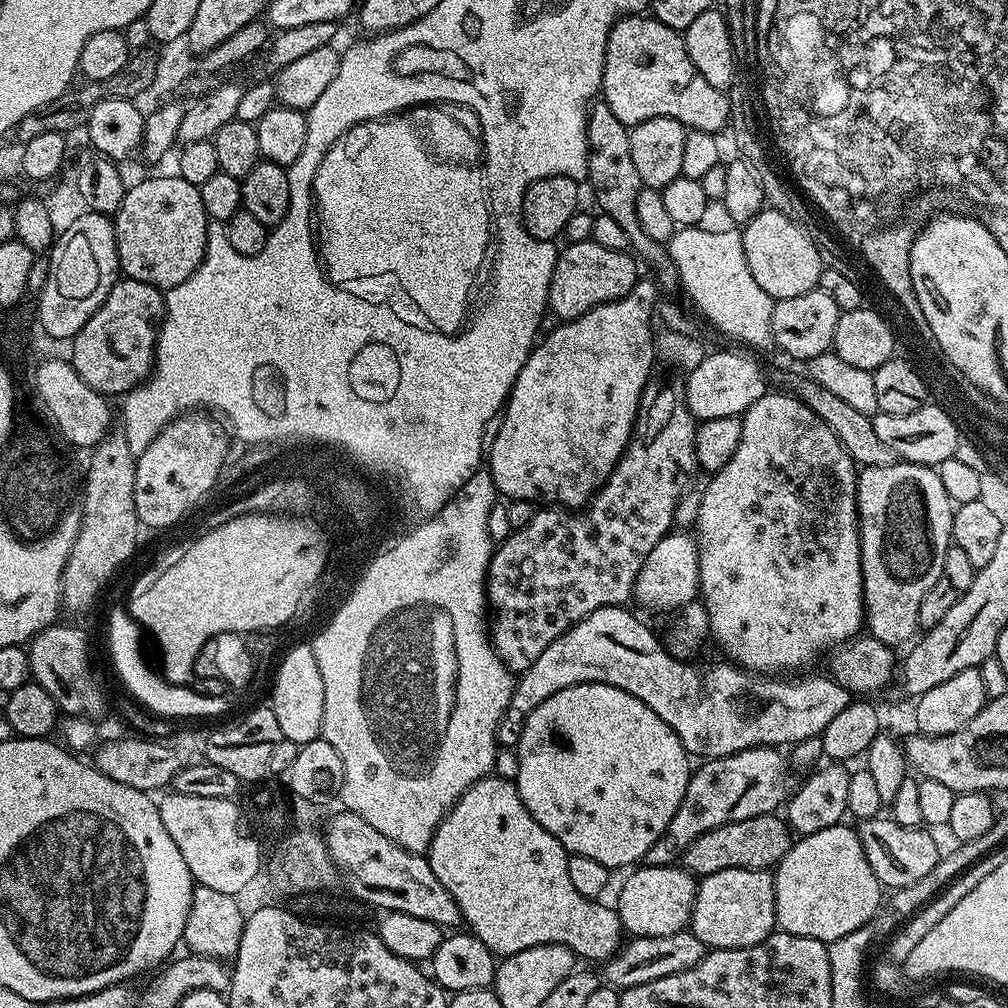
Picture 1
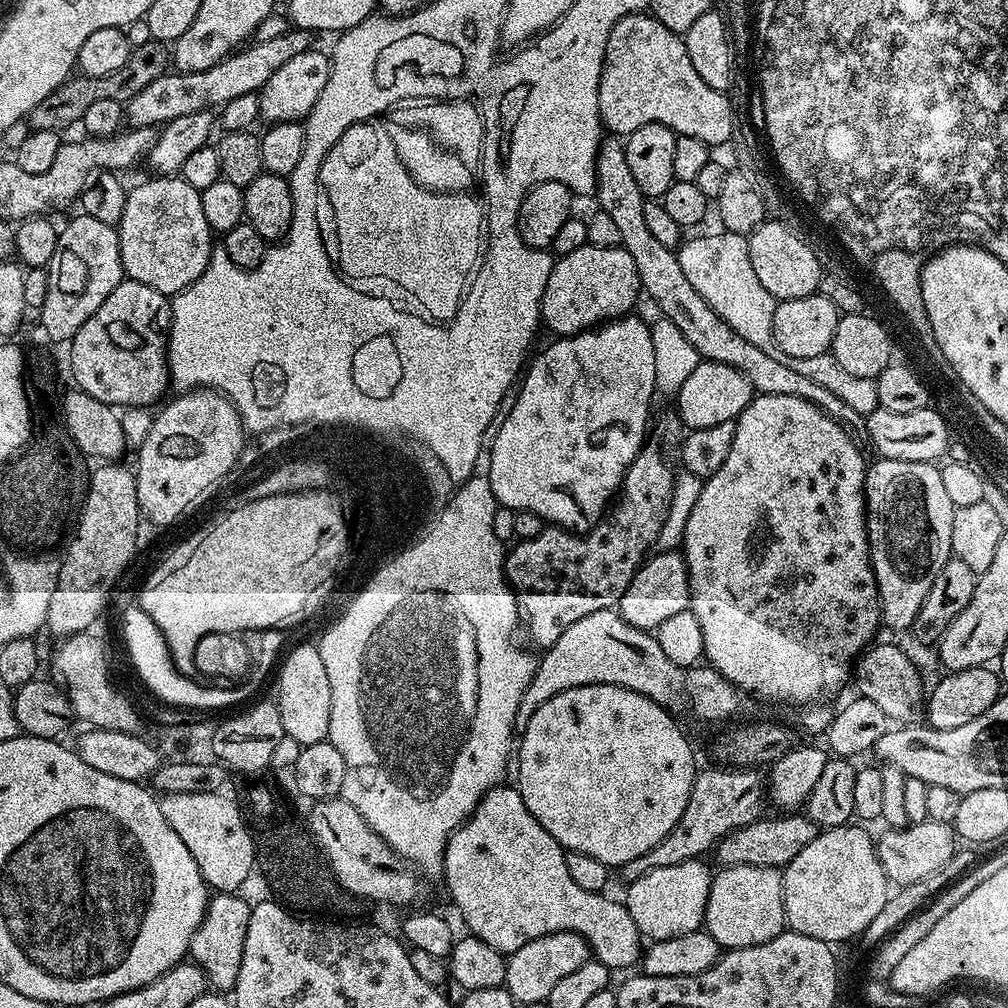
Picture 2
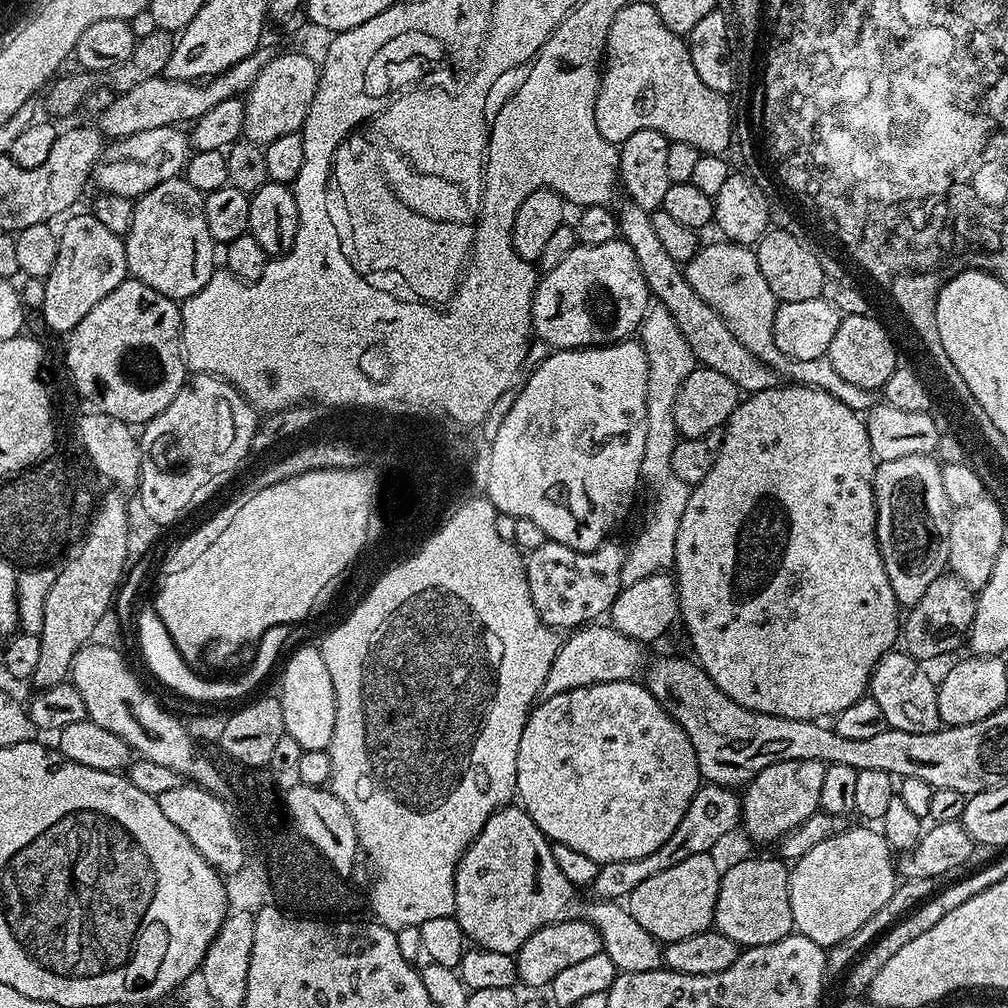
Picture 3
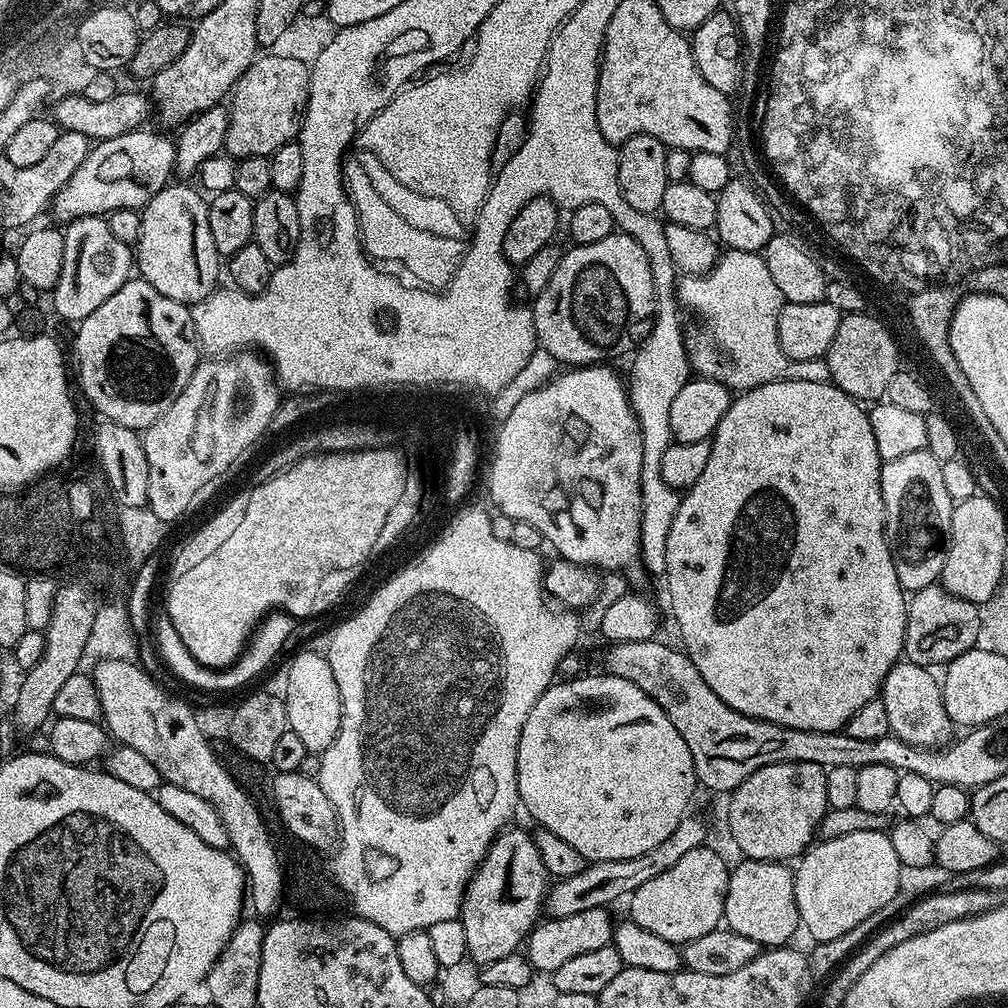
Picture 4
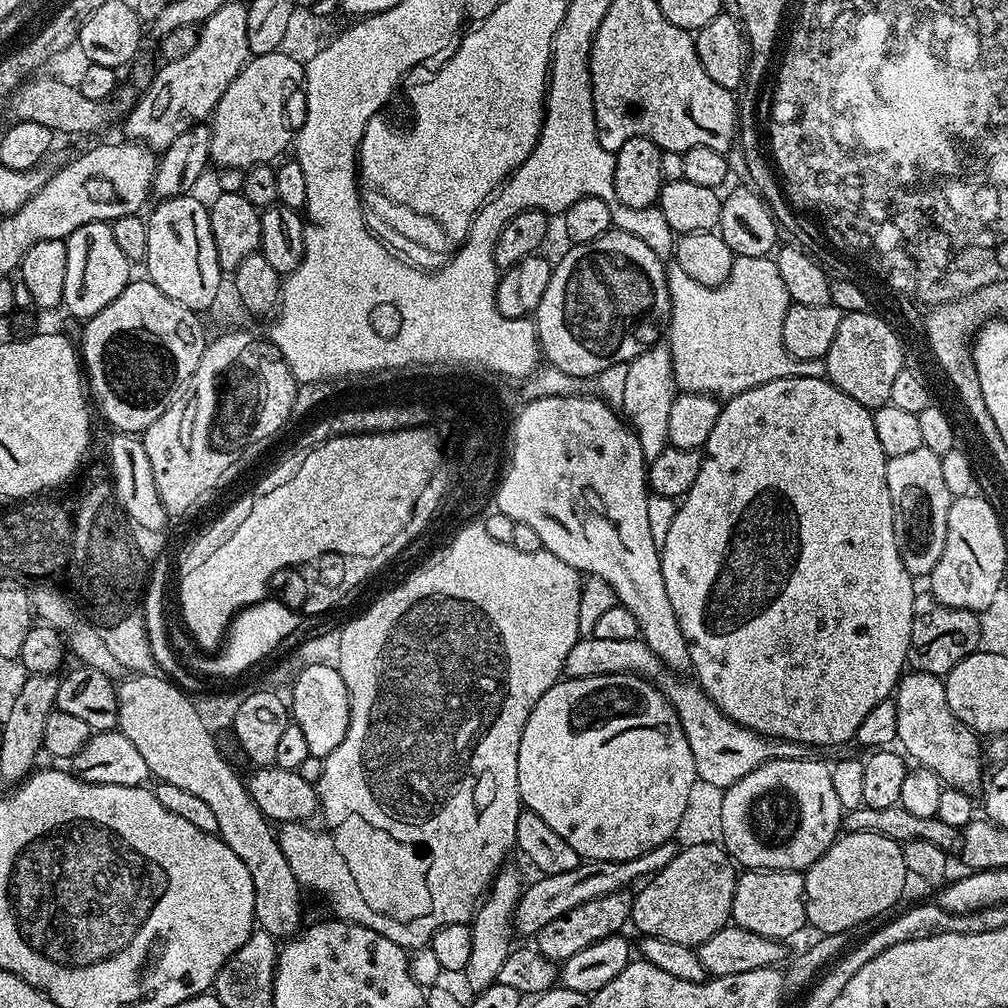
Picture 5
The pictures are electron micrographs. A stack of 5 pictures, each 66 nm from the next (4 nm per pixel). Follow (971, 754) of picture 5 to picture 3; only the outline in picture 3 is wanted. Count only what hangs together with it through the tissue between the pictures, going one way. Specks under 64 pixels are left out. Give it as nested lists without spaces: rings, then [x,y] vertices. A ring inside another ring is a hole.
[[[893,650],[877,662],[872,671],[870,695],[878,702],[882,714],[886,714],[889,728],[906,730],[910,734],[930,734],[942,726],[936,705],[935,679],[928,677],[923,663],[909,656],[907,651]]]

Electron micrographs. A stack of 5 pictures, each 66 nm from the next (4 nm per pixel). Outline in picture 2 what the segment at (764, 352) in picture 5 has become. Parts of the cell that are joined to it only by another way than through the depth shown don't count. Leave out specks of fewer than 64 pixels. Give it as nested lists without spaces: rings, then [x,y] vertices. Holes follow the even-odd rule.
[[[719,231],[713,236],[685,239],[679,245],[680,265],[686,278],[690,278],[690,286],[694,286],[694,290],[698,290],[698,294],[706,298],[708,305],[726,320],[728,325],[738,330],[738,334],[742,334],[746,342],[754,342],[754,346],[758,346],[758,350],[766,350],[770,358],[778,358],[778,362],[790,366],[790,370],[798,370],[798,374],[818,382],[818,386],[823,386],[830,390],[830,394],[842,398],[846,406],[858,410],[862,417],[867,418],[874,409],[879,408],[878,386],[875,380],[857,378],[856,375],[850,374],[843,366],[838,366],[831,354],[814,358],[790,358],[781,348],[776,347],[774,310],[778,302],[772,297],[770,290],[766,290],[766,286],[758,282],[758,274],[754,274],[754,266],[750,266],[747,239],[739,232]]]

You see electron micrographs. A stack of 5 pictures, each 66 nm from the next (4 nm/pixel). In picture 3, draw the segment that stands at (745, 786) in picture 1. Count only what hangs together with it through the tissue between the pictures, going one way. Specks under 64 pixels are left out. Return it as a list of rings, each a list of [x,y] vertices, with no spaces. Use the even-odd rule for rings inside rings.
[[[705,783],[696,791],[690,806],[686,806],[686,814],[682,814],[682,822],[678,822],[674,834],[643,858],[630,858],[626,862],[610,862],[599,865],[599,872],[590,885],[590,891],[596,900],[620,902],[628,897],[646,878],[654,878],[654,874],[662,874],[662,870],[670,870],[670,866],[678,866],[678,862],[686,862],[686,858],[694,858],[694,854],[711,853],[712,847],[723,836],[731,834],[741,823],[739,795],[735,796],[732,788],[723,788],[721,784]]]

